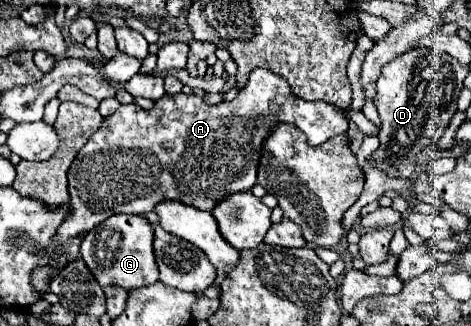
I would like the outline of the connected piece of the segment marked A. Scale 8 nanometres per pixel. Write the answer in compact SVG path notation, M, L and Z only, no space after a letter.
M254 69L250 73L248 85L238 91L236 99L230 103L206 105L196 95L166 93L164 99L154 101L152 109L140 109L134 103L120 105L102 121L100 129L90 135L88 143L78 151L70 165L68 193L72 211L60 225L60 231L52 242L60 245L70 237L85 236L98 223L116 213L142 215L146 211L154 211L154 205L164 199L174 199L194 205L202 211L212 211L212 207L226 195L246 189L250 191L256 183L260 147L276 123L294 123L300 131L306 133L310 145L322 145L324 141L348 129L348 119L340 109L328 105L326 101L304 101L294 97L288 83L266 69Z

